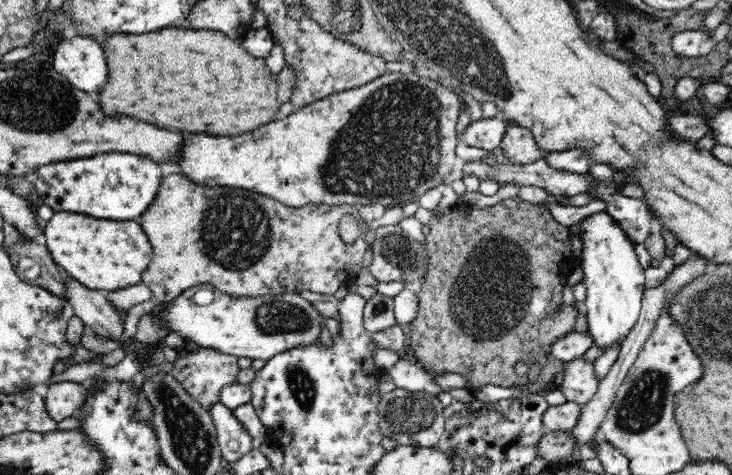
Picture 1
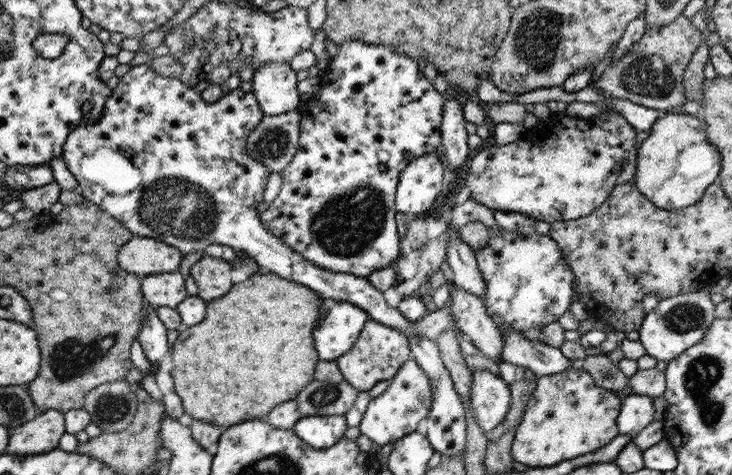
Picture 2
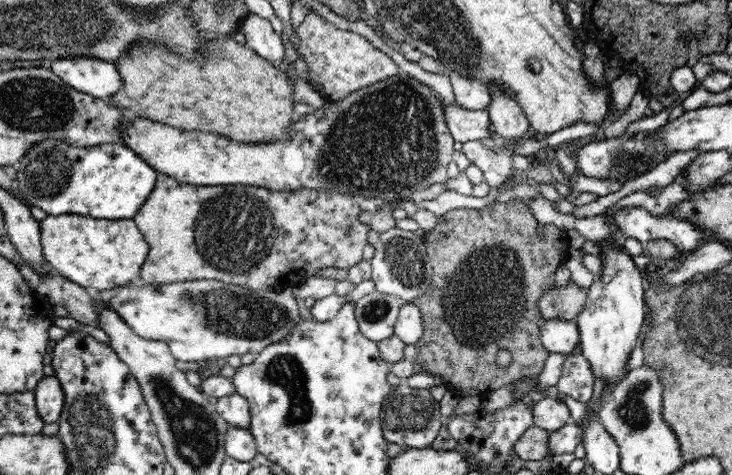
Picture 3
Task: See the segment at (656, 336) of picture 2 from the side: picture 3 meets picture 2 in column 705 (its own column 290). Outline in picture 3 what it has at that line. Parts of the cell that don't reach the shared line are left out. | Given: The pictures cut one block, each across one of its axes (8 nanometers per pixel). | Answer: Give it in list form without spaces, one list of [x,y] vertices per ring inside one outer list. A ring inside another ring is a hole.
[[[184,280],[184,282],[172,282],[172,284],[160,284],[160,286],[148,286],[144,284],[141,287],[134,287],[128,284],[124,284],[124,286],[120,286],[118,293],[109,299],[108,301],[104,301],[106,303],[106,307],[110,307],[110,309],[114,309],[126,323],[128,326],[132,327],[132,330],[140,336],[148,340],[161,340],[162,342],[168,343],[170,352],[173,354],[173,357],[177,361],[184,362],[196,362],[202,360],[210,360],[214,357],[219,359],[228,358],[228,356],[234,356],[234,354],[238,354],[238,356],[242,356],[243,354],[250,354],[250,352],[254,352],[254,354],[260,354],[266,346],[270,344],[274,344],[276,342],[280,342],[280,340],[284,340],[296,326],[298,326],[298,322],[303,320],[300,315],[300,308],[298,307],[298,302],[296,301],[296,296],[292,290],[284,290],[284,291],[263,291],[260,290],[252,290],[251,288],[238,286],[234,284],[226,284],[220,280]]]

